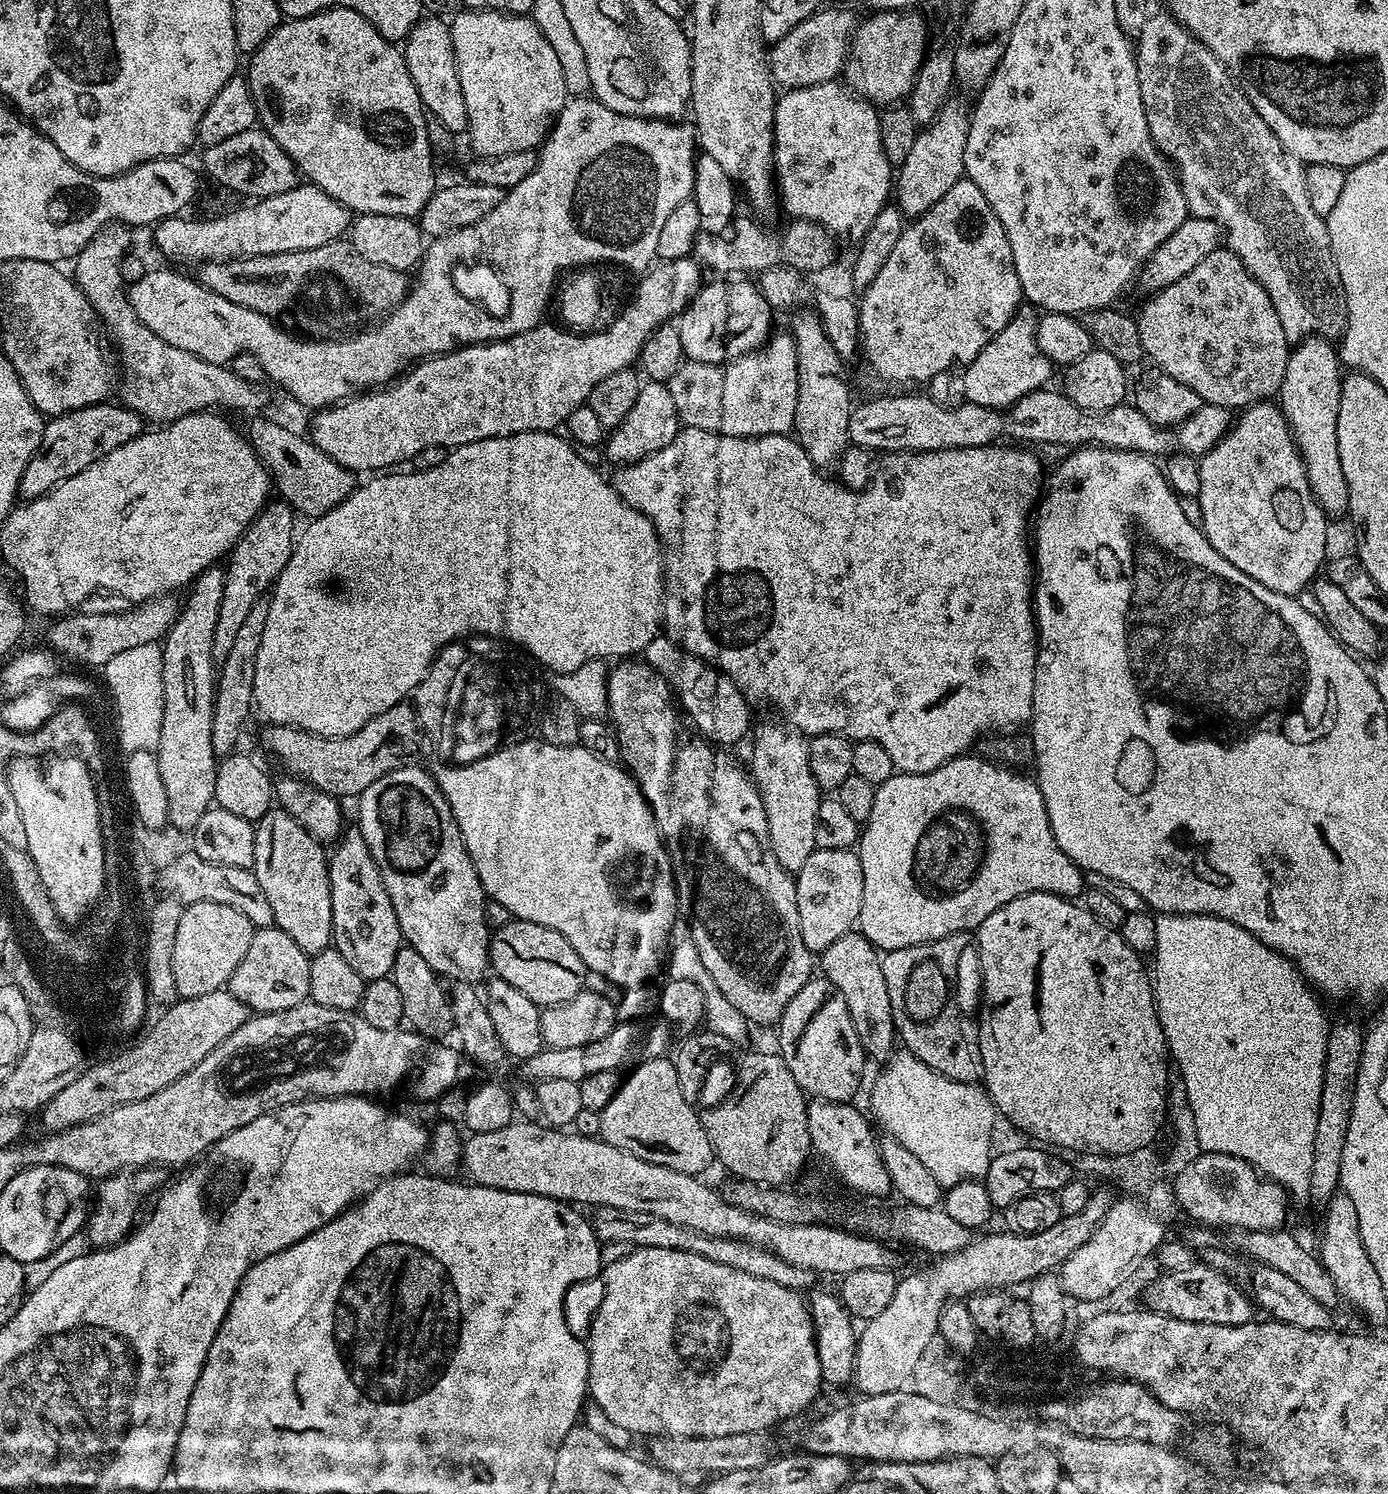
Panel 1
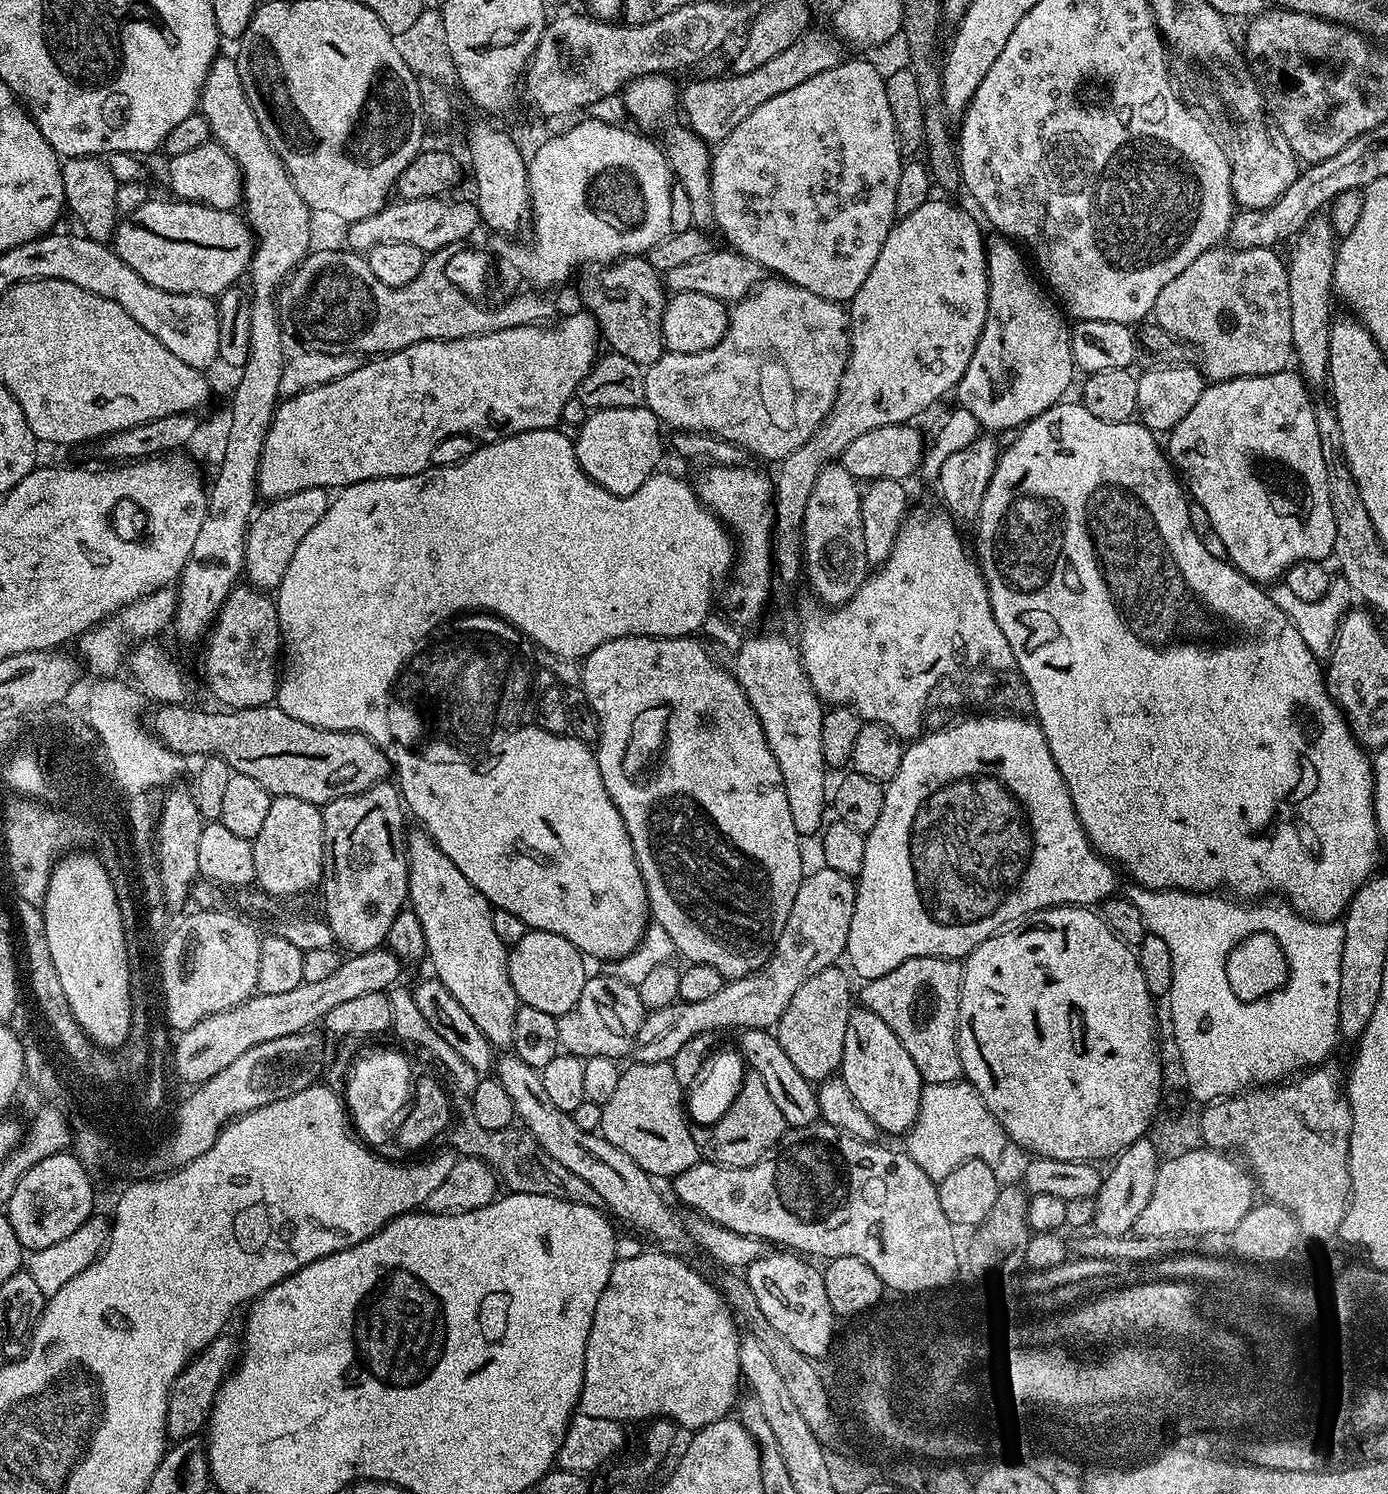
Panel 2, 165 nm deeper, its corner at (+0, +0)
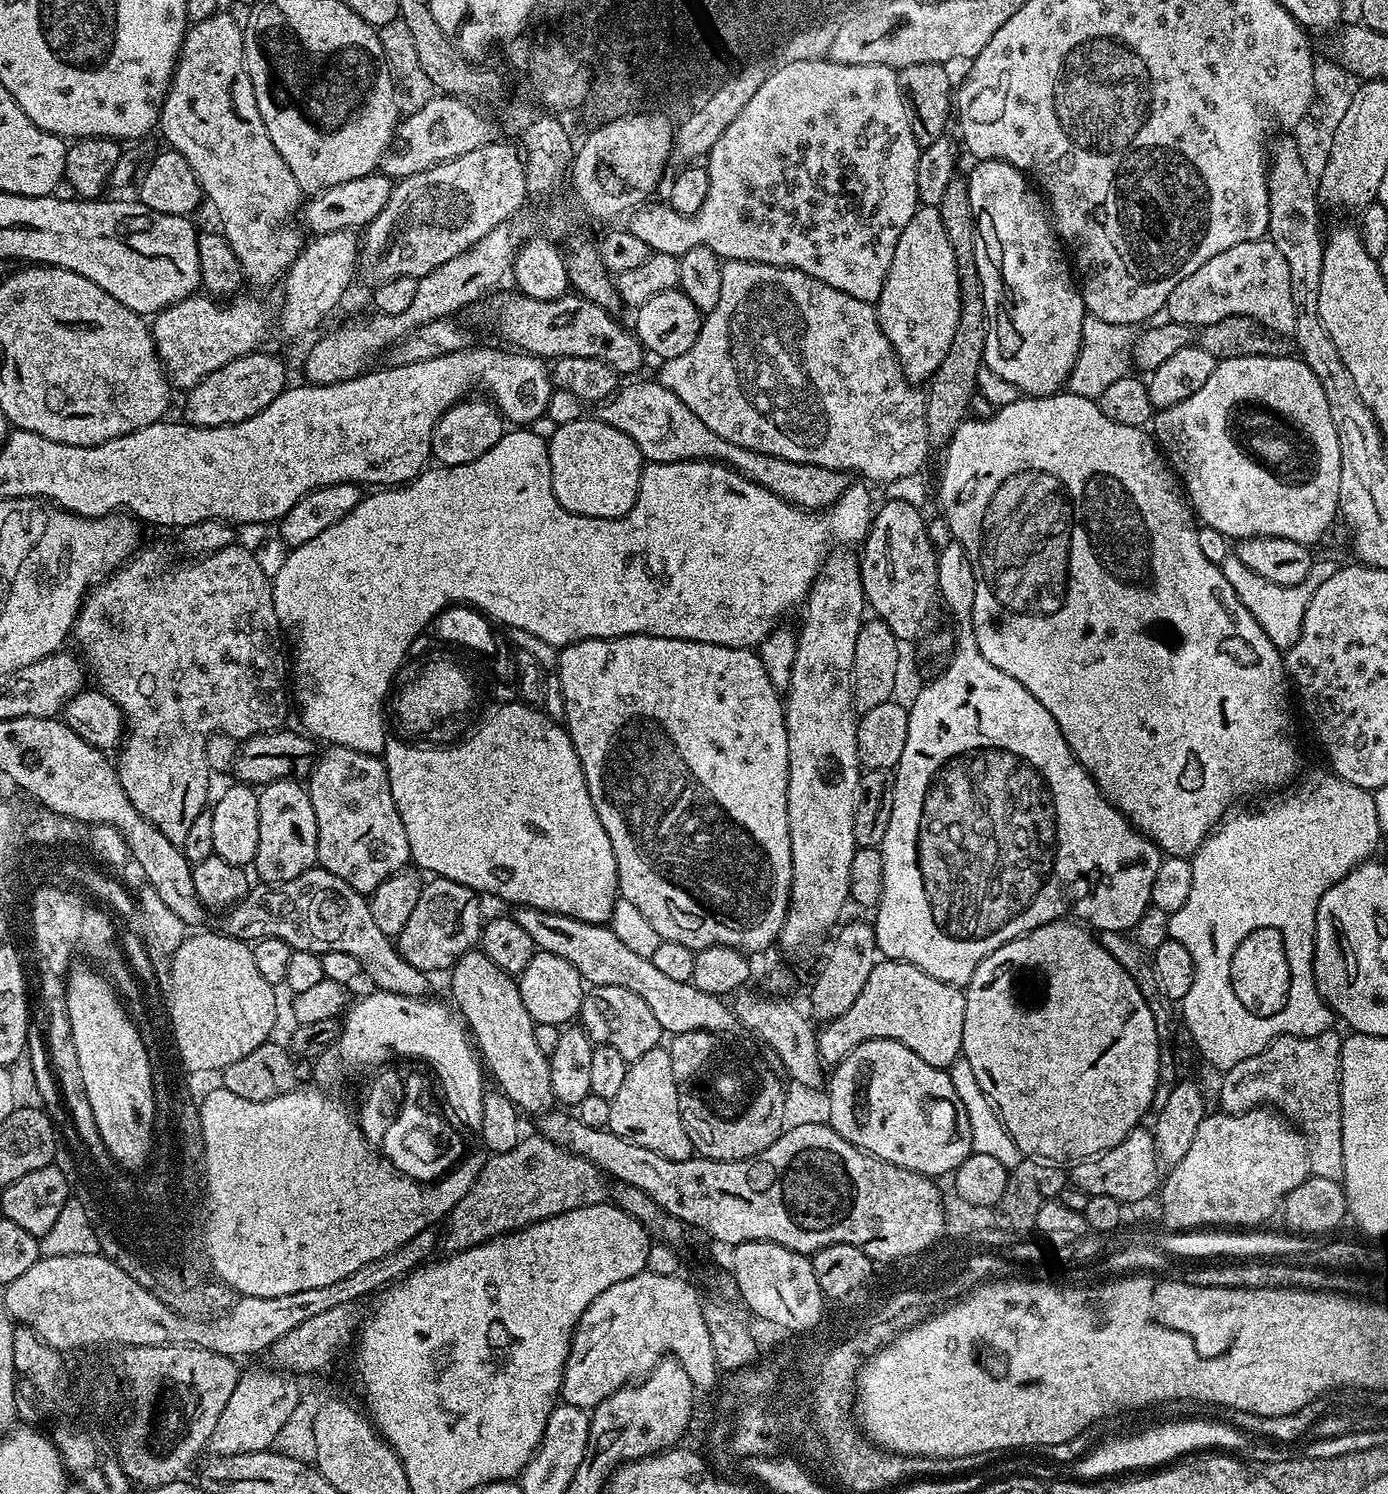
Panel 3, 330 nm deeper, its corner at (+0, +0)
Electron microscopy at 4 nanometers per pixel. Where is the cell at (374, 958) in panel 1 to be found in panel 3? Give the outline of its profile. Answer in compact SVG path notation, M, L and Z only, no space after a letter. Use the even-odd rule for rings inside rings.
M335 746L325 749L321 756L319 753L315 757L312 770L306 777L310 802L314 806L314 818L318 822L316 858L319 867L342 878L342 882L346 882L354 890L371 894L375 888L382 886L382 882L386 882L386 878L390 878L395 872L405 871L412 859L410 842L406 842L406 826L402 826L402 818L390 794L388 767L380 756Z

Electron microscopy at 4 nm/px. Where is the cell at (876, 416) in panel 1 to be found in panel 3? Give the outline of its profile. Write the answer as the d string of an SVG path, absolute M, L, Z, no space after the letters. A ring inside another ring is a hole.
M655 379L627 384L617 388L613 396L609 396L599 405L598 419L634 438L634 446L638 446L645 461L669 464L683 460L715 460L716 463L726 464L738 474L750 478L750 482L770 490L770 494L778 494L778 498L805 510L828 508L849 486L850 476L847 472L786 462L786 458L774 458L758 450L746 450L746 446L734 446L734 442L718 438L718 434L714 434L710 426L705 426L687 408L686 402L682 402L678 394L666 390Z

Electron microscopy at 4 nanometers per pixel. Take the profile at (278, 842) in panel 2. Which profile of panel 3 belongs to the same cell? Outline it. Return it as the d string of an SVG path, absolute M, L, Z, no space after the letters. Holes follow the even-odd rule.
M296 778L275 780L263 785L258 792L258 850L254 861L259 879L265 884L275 885L290 882L290 878L298 878L298 874L314 867L317 850L318 822L314 818L314 806L310 802L307 787Z

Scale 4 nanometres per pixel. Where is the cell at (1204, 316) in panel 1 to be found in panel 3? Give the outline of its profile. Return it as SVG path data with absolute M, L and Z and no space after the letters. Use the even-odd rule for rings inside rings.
M1267 238L1238 242L1238 246L1222 250L1222 254L1214 254L1210 262L1202 262L1194 274L1182 278L1182 282L1170 290L1166 316L1168 320L1193 326L1203 326L1231 316L1249 316L1277 337L1291 337L1294 330L1294 297L1290 294L1290 269L1286 266L1286 258L1282 258L1278 246L1274 246L1274 242Z

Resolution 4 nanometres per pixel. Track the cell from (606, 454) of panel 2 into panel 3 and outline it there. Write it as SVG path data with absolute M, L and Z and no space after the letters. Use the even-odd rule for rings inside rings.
M581 418L574 422L557 424L551 429L552 436L547 437L554 498L558 498L560 505L574 514L613 520L626 515L634 506L640 493L640 471L644 469L646 461L638 446L634 446L634 438L622 434L622 430L616 430L614 426L598 418L588 419Z

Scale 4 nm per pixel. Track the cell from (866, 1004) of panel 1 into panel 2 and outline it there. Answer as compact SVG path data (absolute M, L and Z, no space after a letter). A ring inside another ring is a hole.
M856 1006L848 1013L846 1046L842 1050L839 1076L846 1082L846 1090L854 1094L854 1102L870 1114L877 1129L884 1132L907 1133L920 1113L920 1099L925 1083L920 1079L914 1058L906 1054L902 1042L869 1008Z

